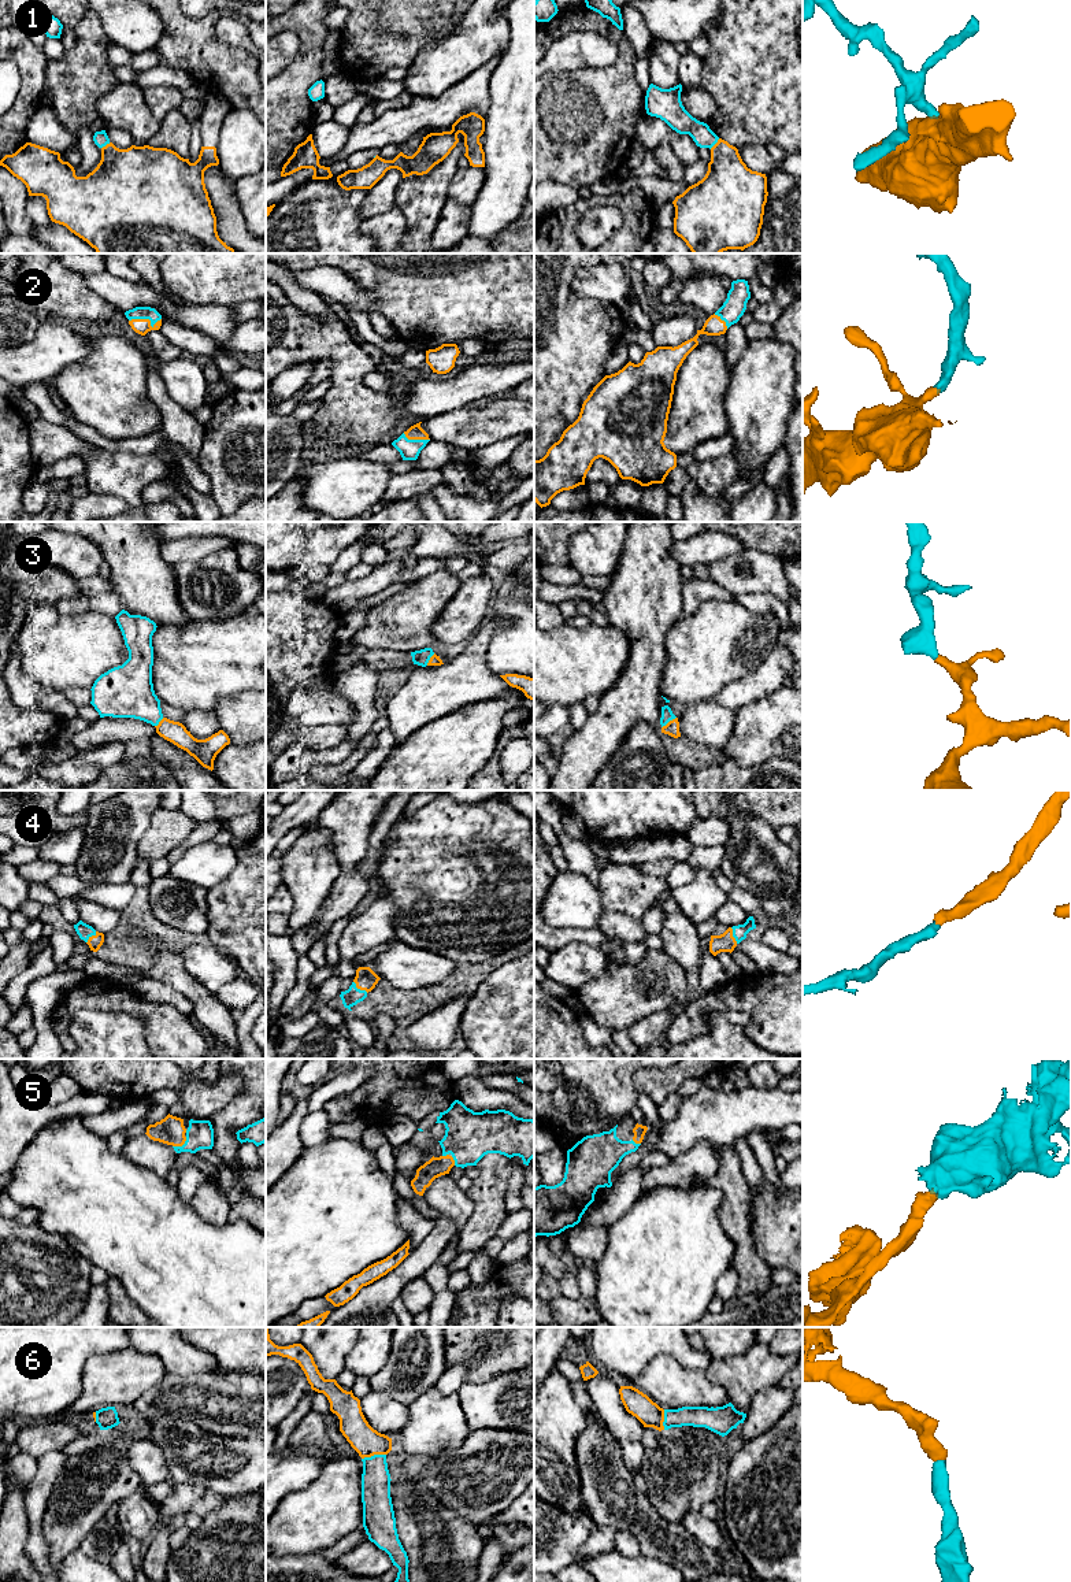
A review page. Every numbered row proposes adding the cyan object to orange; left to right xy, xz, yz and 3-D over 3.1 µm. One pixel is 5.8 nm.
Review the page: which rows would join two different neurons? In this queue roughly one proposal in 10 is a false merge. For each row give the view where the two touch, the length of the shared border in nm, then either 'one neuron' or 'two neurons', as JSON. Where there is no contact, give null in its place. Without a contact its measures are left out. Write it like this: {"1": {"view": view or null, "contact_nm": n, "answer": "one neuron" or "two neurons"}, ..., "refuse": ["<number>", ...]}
{"1": {"view": "yz", "contact_nm": 90, "answer": "one neuron"}, "2": {"view": "xy", "contact_nm": 190, "answer": "one neuron"}, "3": {"view": "yz", "contact_nm": 110, "answer": "one neuron"}, "4": {"view": "xz", "contact_nm": 110, "answer": "one neuron"}, "5": {"view": "xy", "contact_nm": 110, "answer": "one neuron"}, "6": {"view": "xz", "contact_nm": 150, "answer": "one neuron"}, "refuse": []}

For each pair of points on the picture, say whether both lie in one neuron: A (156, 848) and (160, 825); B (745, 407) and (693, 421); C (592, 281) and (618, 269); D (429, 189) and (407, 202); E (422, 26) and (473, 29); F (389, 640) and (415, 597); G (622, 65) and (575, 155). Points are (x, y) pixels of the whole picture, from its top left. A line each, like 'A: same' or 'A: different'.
A: same
B: different
C: same
D: same
E: different
F: same
G: same

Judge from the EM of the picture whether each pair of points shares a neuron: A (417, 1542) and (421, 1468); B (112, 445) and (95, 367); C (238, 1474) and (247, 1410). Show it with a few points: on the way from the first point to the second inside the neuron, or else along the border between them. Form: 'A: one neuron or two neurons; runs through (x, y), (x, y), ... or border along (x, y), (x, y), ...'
A: two neurons; border along (401, 1474), (419, 1486), (429, 1489), (447, 1505)
B: two neurons; border along (84, 423), (88, 423), (110, 438), (143, 436)
C: two neurons; border along (212, 1433), (251, 1438)

